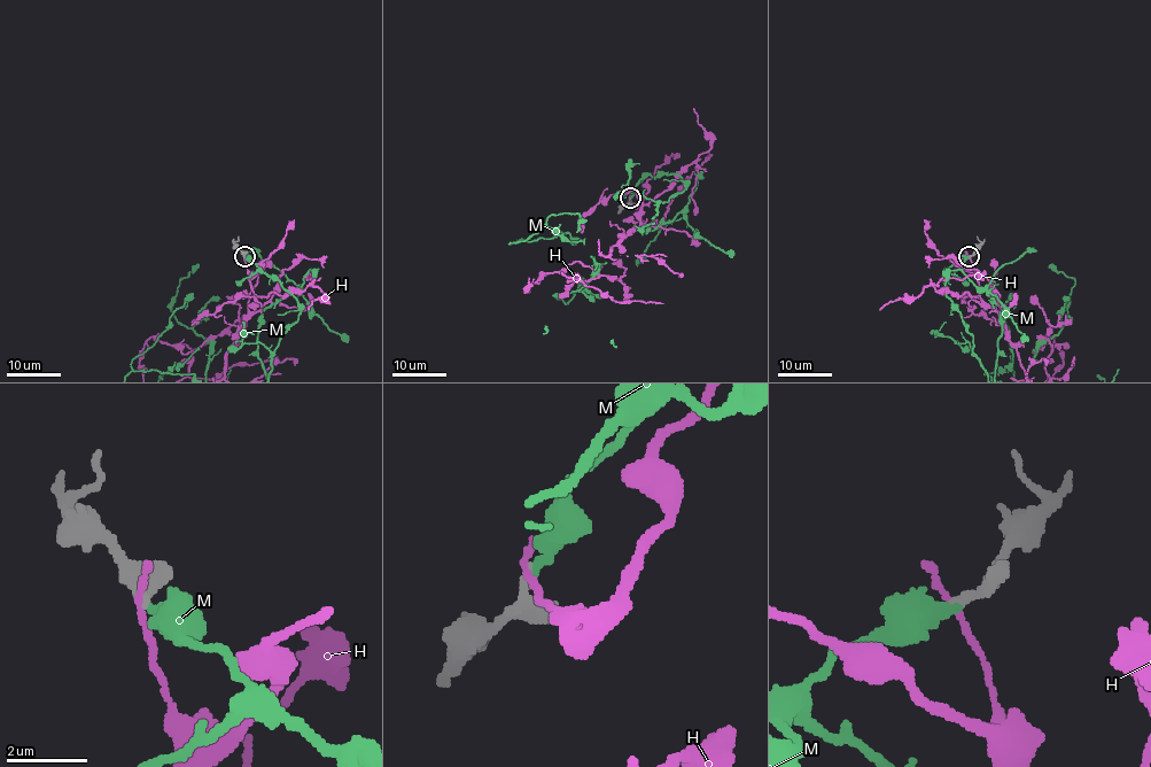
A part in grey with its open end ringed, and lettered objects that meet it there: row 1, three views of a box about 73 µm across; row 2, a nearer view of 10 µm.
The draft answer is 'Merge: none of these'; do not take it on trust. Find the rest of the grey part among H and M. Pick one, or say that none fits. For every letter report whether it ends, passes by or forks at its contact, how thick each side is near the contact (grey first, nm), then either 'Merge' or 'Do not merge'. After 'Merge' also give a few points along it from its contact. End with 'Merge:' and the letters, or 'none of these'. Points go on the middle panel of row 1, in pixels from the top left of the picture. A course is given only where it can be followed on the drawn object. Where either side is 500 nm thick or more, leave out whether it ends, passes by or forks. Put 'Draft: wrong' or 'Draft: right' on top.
Draft: wrong
H: It ends there. Thickness 300 nm (grey) against 200 nm. Do not merge
M: It ends there. Thickness 300 nm (grey) against 320 nm. Merge
Merge: M

